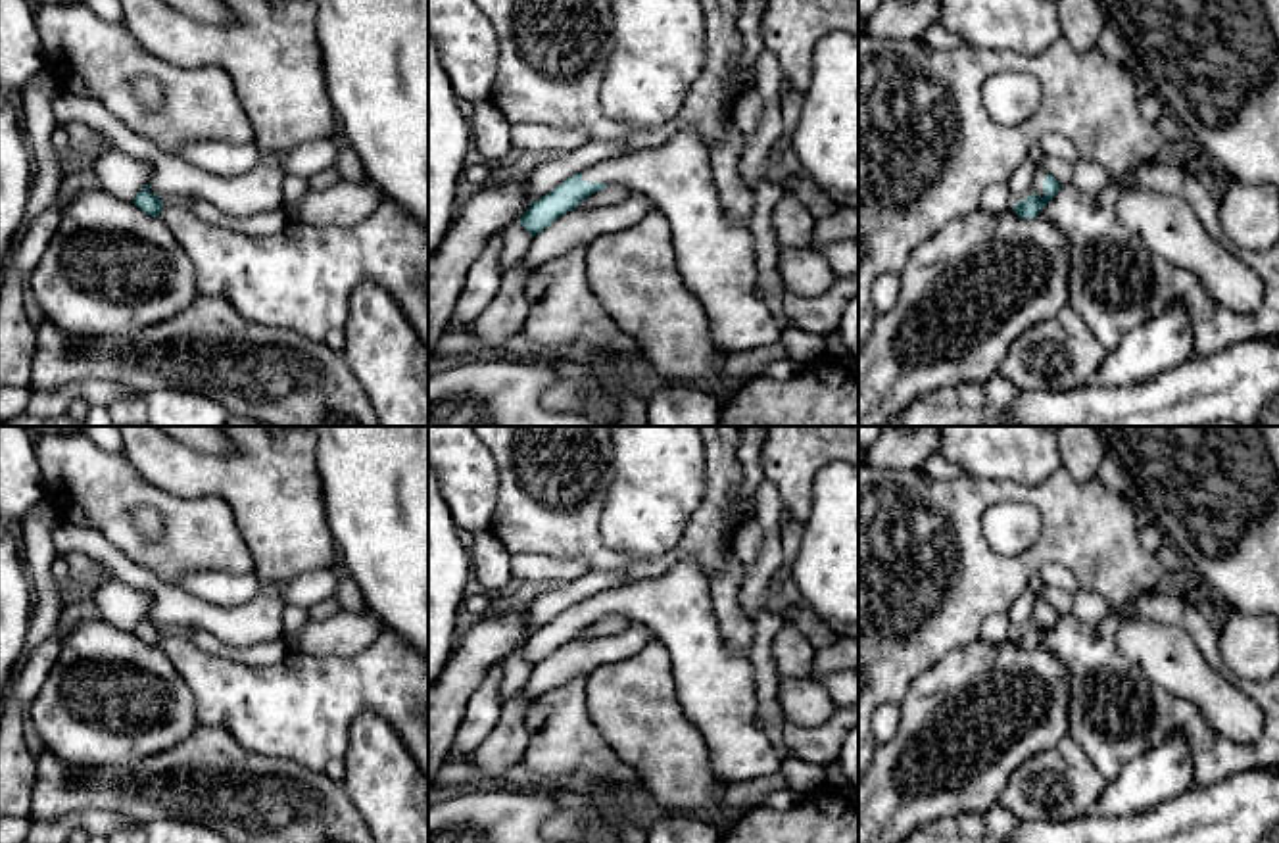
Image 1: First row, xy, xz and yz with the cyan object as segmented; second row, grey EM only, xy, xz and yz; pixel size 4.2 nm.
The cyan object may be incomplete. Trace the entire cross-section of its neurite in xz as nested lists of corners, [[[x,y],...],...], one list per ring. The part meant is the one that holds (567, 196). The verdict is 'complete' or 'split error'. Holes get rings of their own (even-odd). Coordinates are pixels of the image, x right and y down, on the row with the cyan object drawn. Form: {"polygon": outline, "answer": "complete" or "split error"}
{"polygon": [[[695,129],[655,150],[622,154],[572,175],[532,202],[519,223],[536,236],[609,184],[647,196],[666,217],[682,278],[701,301],[712,344],[724,357],[782,338],[784,328],[757,294],[751,230],[722,209],[711,150]]], "answer": "split error"}

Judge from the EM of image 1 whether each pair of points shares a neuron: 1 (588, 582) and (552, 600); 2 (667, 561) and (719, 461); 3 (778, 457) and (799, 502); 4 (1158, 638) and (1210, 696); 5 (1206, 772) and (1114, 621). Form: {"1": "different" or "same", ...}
{"1": "same", "2": "same", "3": "same", "4": "same", "5": "same"}

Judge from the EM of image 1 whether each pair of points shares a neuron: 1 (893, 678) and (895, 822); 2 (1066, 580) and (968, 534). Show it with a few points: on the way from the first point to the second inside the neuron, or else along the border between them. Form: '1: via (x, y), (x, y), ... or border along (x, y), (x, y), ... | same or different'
1: border along (928, 669), (913, 682), (899, 703) | different
2: border along (1037, 571), (1059, 563), (1076, 578), (1080, 588) | different

